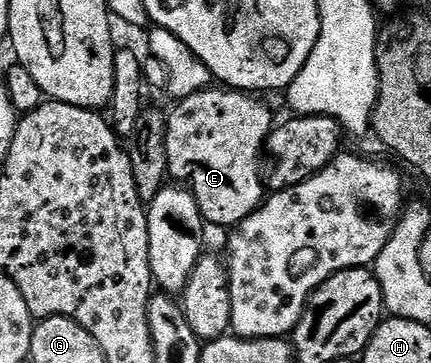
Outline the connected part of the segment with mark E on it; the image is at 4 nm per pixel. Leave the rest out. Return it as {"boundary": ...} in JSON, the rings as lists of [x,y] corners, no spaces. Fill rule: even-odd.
{"boundary":[[[210,86],[204,88],[201,92],[191,94],[187,98],[176,101],[172,106],[173,113],[170,111],[167,116],[167,166],[169,167],[170,177],[178,185],[188,188],[189,193],[195,198],[195,202],[199,202],[199,210],[201,217],[205,220],[206,225],[213,226],[218,224],[224,230],[232,229],[234,226],[242,224],[244,220],[250,216],[255,209],[261,207],[263,201],[267,196],[267,188],[263,183],[263,168],[261,172],[261,156],[263,160],[263,153],[267,148],[267,141],[269,133],[275,127],[275,119],[273,120],[273,112],[264,104],[264,99],[258,98],[253,94],[246,94],[240,90],[234,90],[228,86]]]}

